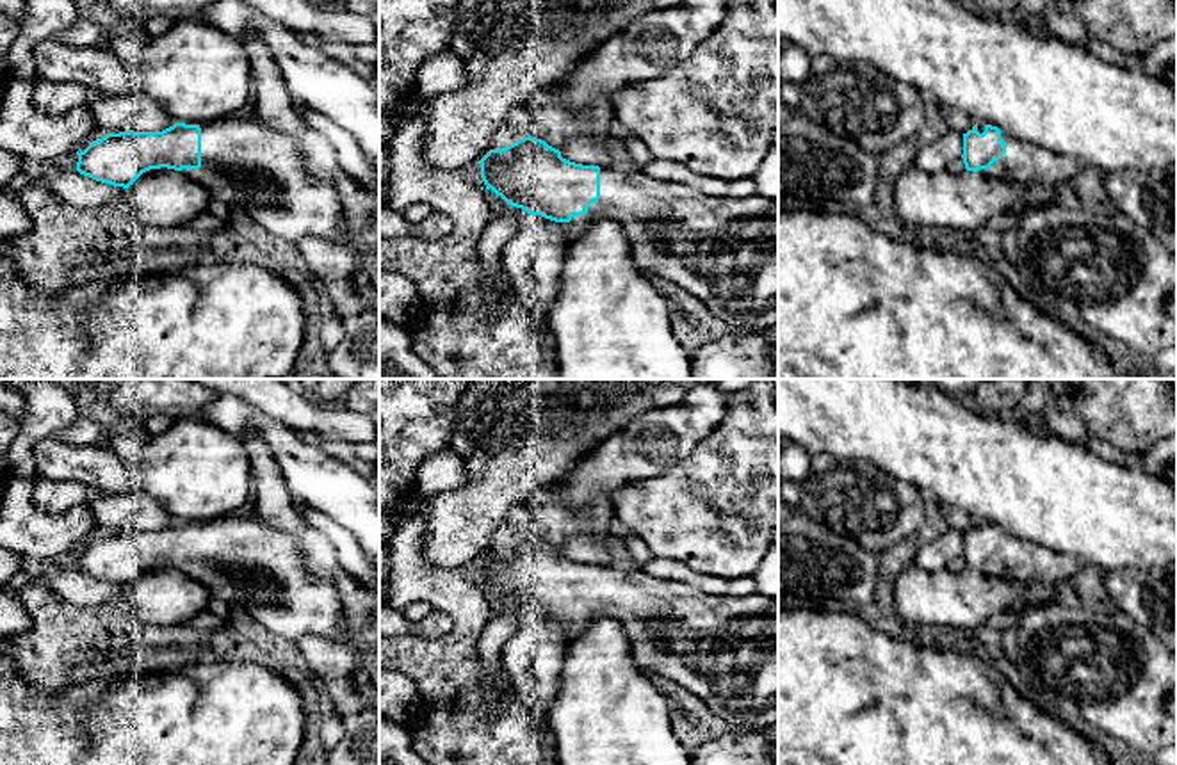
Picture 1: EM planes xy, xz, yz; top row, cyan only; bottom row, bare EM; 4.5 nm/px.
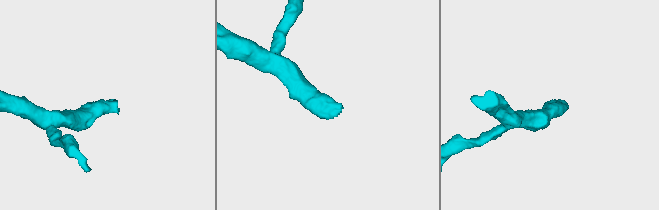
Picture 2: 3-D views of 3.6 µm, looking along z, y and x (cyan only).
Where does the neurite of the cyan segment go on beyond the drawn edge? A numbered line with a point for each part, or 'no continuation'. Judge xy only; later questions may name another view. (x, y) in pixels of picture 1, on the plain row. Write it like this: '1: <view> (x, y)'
1: xy (264, 573)

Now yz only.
1: yz (1022, 561)

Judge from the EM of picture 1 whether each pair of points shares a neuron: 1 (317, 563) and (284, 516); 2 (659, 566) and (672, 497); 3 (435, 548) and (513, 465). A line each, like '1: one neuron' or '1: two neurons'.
1: one neuron
2: two neurons
3: one neuron

